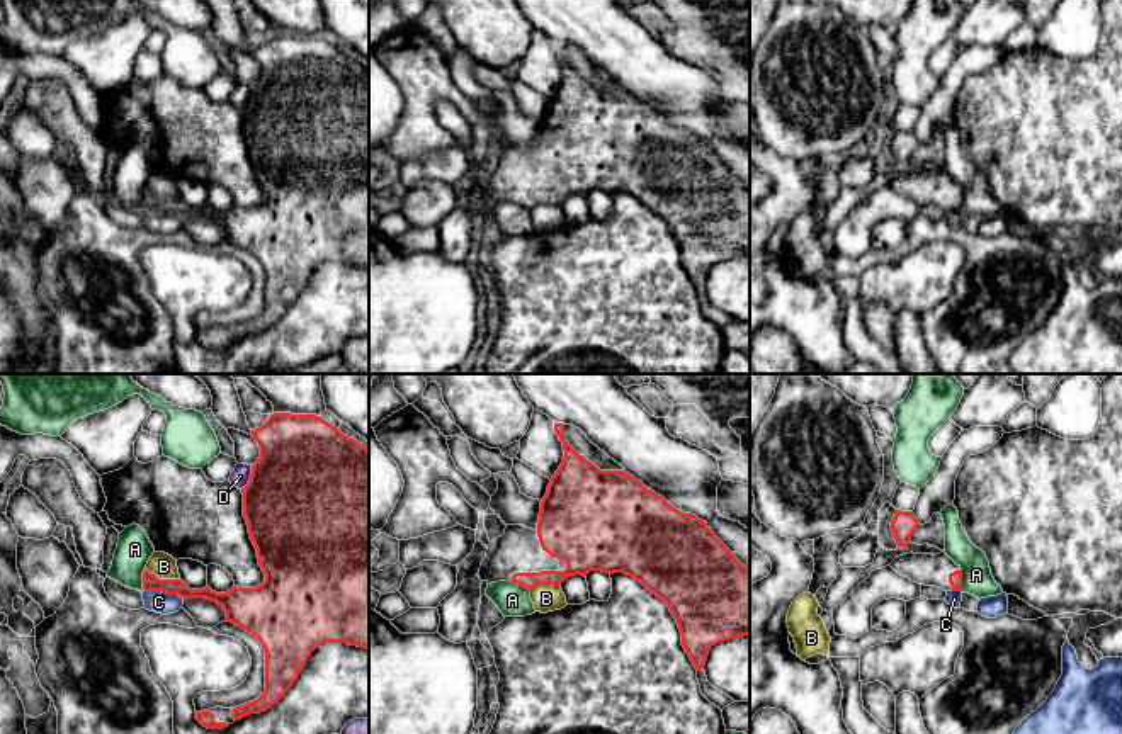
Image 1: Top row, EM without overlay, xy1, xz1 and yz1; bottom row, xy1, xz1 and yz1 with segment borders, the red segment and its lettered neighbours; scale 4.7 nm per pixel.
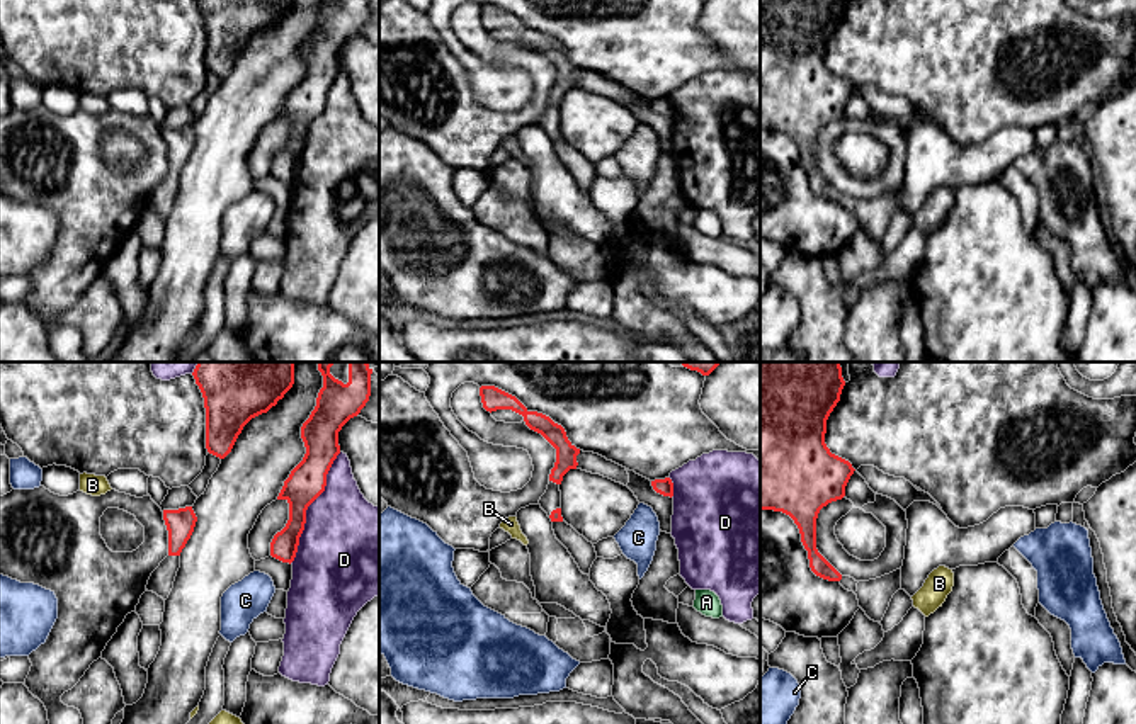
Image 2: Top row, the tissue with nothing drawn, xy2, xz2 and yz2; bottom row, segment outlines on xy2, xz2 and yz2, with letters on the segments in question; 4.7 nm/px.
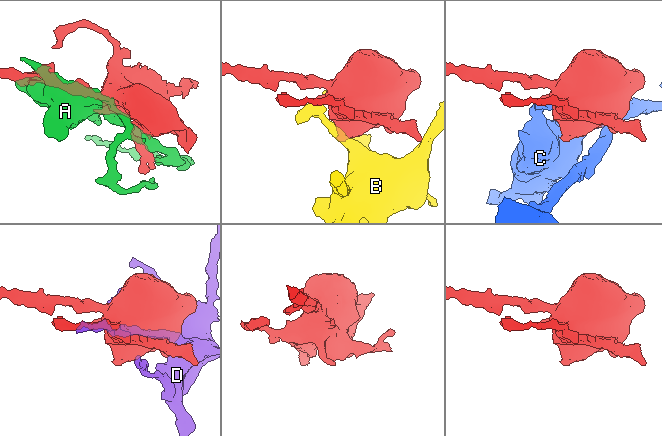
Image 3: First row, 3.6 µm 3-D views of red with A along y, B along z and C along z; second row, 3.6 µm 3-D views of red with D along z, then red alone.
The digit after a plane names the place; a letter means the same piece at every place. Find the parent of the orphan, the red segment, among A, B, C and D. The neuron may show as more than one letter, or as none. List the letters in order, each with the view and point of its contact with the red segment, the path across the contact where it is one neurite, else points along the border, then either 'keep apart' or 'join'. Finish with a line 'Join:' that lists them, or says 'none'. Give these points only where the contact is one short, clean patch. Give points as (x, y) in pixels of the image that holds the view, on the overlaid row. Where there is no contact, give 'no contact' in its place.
A: contact yz1 (961, 580); border yz1 (961, 568), (963, 590); keep apart
B: contact xy1 (164, 580); border xy1 (147, 568), (158, 578), (179, 580); keep apart
C: contact xy1 (165, 592); keep apart
D: contact xy2 (306, 509); keep apart
Join: none

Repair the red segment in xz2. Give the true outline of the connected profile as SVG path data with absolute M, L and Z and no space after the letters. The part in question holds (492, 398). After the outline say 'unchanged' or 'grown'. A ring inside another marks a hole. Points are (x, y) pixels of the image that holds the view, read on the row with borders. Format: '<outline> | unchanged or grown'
M481 386L480 396L486 411L512 410L522 415L525 425L541 433L556 449L556 462L551 469L549 484L546 493L541 496L539 505L548 513L551 522L563 522L559 484L570 469L577 469L577 455L580 454L580 449L568 440L561 425L554 423L542 413L529 411L515 396L495 386Z | grown

